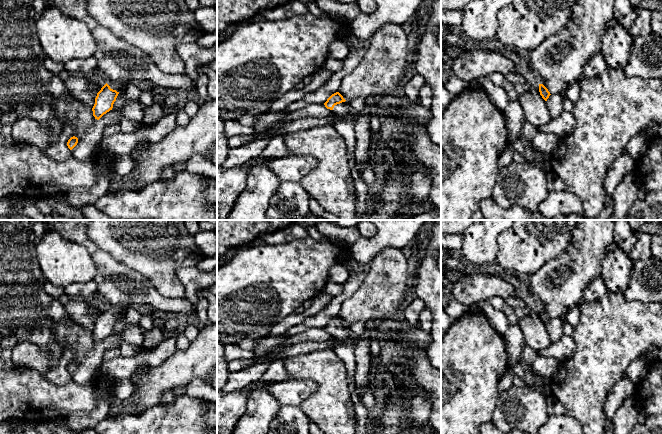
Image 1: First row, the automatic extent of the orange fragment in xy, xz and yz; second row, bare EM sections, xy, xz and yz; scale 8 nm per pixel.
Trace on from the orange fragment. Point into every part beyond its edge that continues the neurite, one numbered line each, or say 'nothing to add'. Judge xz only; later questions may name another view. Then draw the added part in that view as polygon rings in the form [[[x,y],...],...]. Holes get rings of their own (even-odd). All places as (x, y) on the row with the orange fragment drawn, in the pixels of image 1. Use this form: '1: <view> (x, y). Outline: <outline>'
1: xz (342, 111). Outline: [[[346,101],[335,105],[333,110],[335,112],[334,119],[344,120],[344,119],[354,117],[357,120],[358,113],[353,112]]]

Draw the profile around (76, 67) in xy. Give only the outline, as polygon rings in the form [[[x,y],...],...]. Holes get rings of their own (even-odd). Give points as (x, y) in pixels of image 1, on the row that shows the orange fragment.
[[[94,56],[87,59],[72,59],[64,64],[64,68],[72,76],[95,76],[97,74],[98,63]]]

